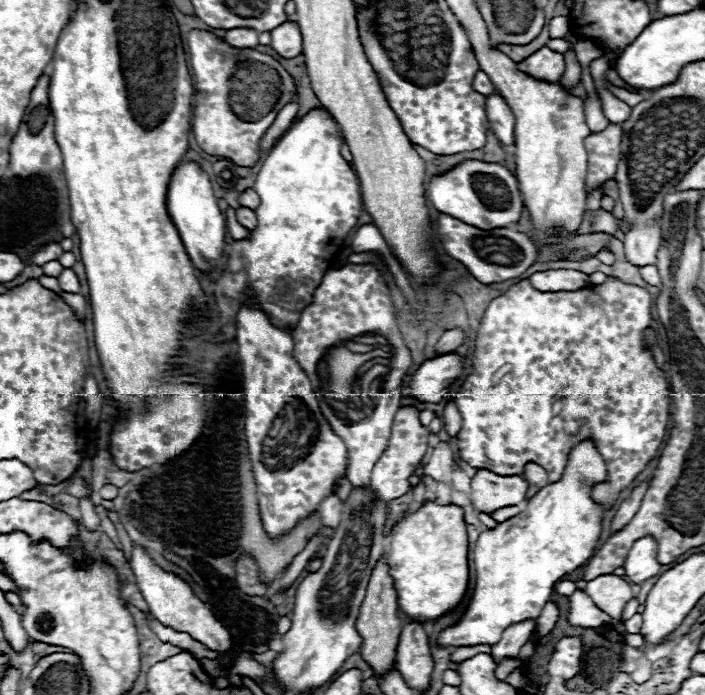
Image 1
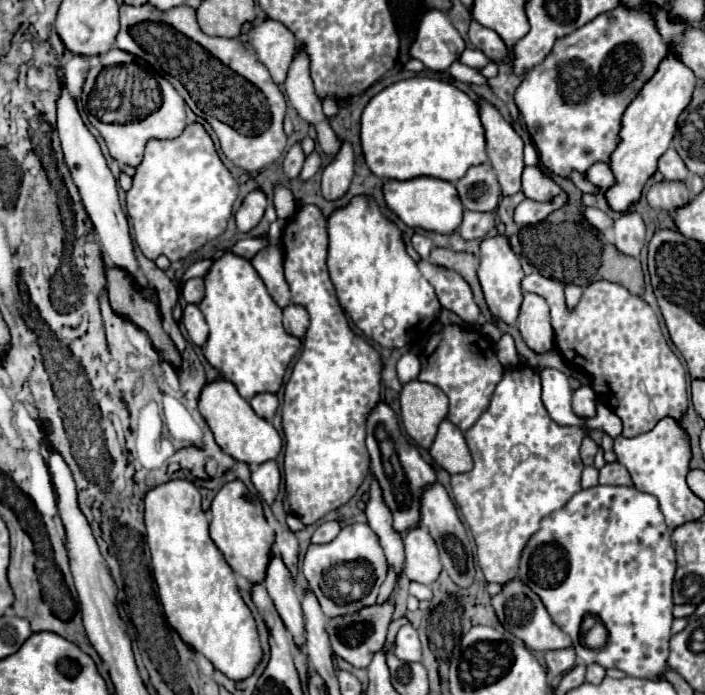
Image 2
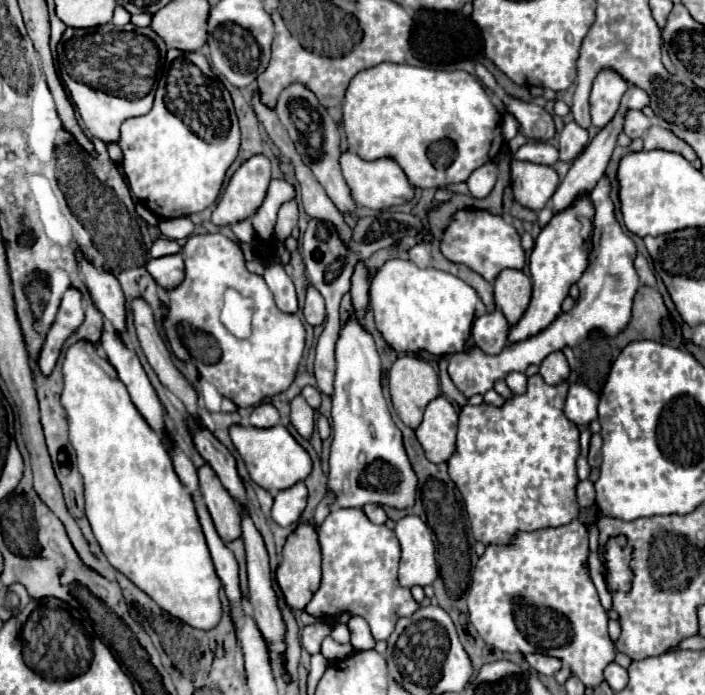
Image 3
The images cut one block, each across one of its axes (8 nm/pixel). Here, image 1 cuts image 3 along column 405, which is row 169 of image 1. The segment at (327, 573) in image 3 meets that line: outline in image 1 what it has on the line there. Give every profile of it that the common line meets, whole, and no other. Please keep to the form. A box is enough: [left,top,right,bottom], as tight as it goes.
[584,124,622,192]

